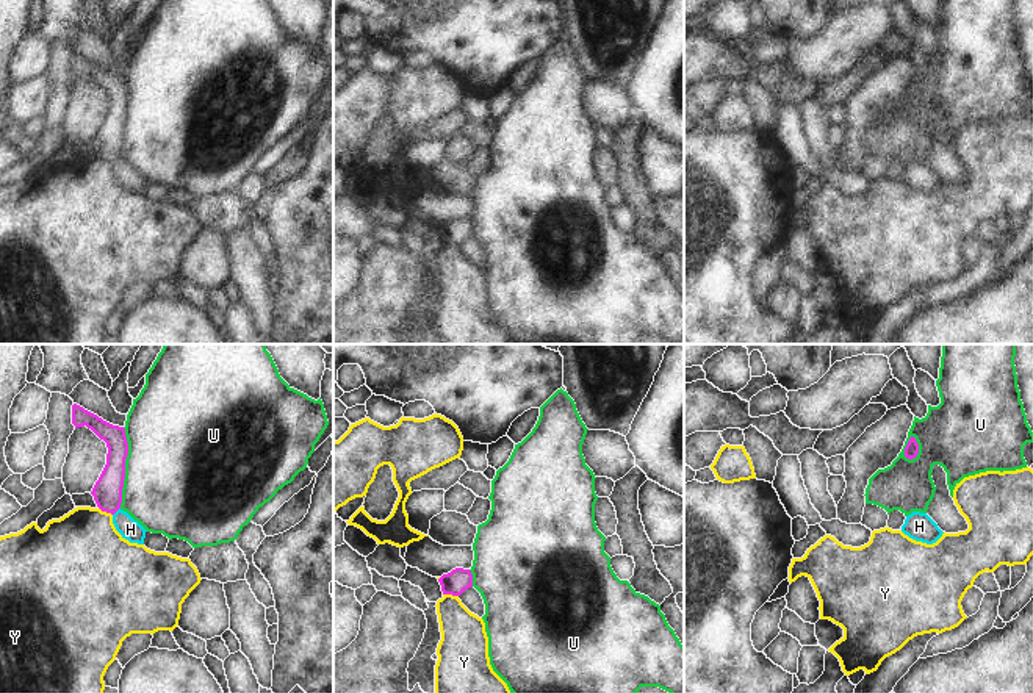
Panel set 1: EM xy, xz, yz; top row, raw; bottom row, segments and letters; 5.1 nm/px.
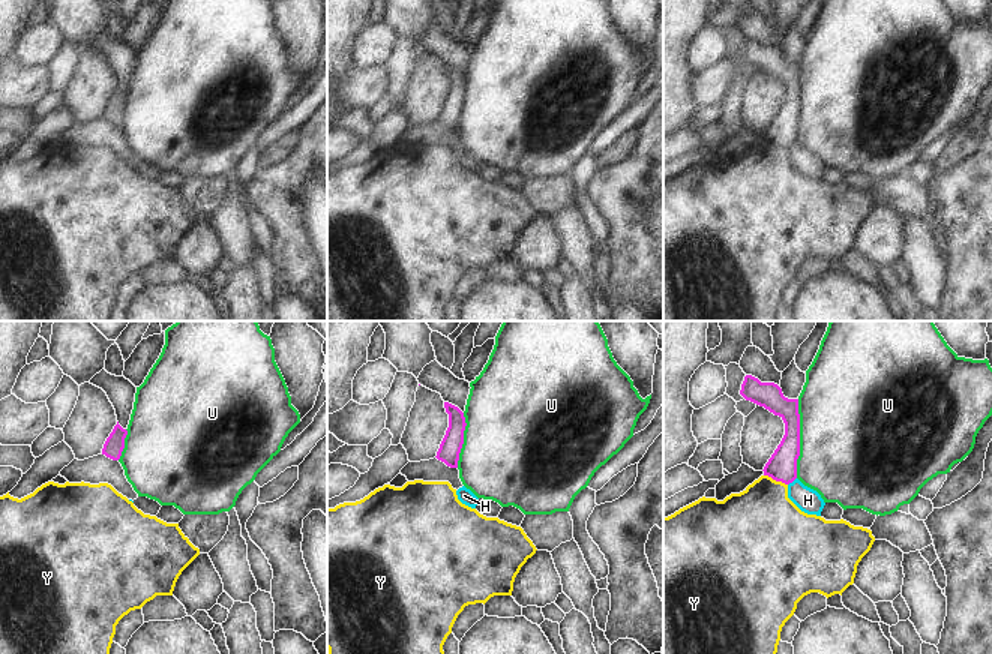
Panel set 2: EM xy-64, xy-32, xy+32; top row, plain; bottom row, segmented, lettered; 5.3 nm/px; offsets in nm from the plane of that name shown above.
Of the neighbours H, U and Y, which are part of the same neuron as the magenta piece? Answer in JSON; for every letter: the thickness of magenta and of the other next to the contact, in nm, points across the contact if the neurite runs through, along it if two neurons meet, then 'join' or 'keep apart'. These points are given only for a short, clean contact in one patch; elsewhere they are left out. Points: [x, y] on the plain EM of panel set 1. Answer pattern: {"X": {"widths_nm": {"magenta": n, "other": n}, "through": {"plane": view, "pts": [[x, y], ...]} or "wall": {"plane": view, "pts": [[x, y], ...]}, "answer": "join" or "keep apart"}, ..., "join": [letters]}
{"H": {"widths_nm": {"magenta": 150, "other": 110}, "through": {"plane": "xy", "pts": [[107, 141], [116, 160], [130, 179]]}, "answer": "join"}, "U": {"widths_nm": {"magenta": 150, "other": 500}, "wall": {"plane": "xy", "pts": [[124, 77], [127, 107], [122, 152], [119, 157]]}, "answer": "keep apart"}, "Y": {"widths_nm": {"magenta": 120, "other": 240}, "wall": {"plane": "xz", "pts": [[443, 243], [457, 246]]}, "answer": "keep apart"}, "join": ["H"]}

